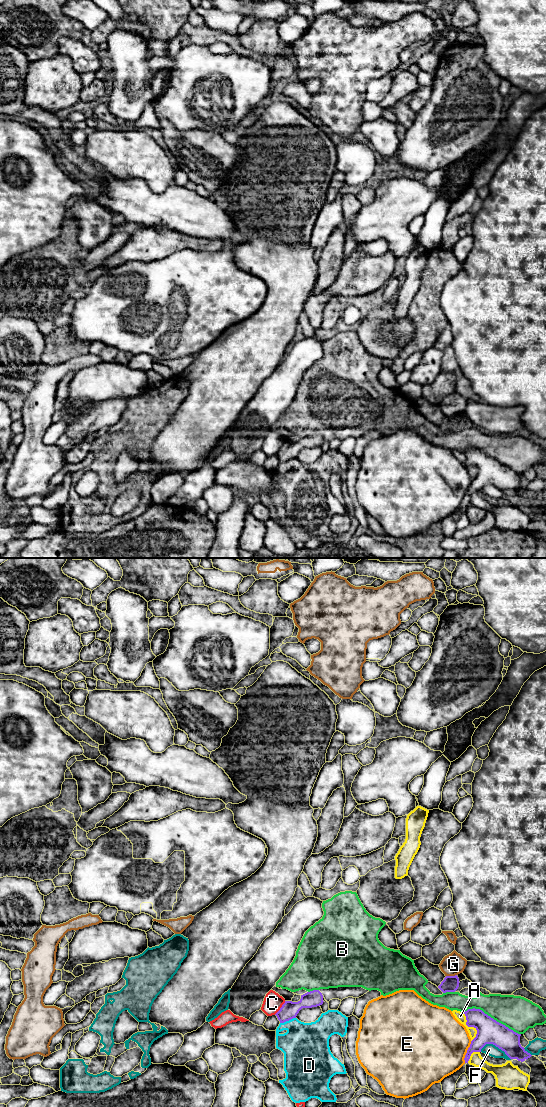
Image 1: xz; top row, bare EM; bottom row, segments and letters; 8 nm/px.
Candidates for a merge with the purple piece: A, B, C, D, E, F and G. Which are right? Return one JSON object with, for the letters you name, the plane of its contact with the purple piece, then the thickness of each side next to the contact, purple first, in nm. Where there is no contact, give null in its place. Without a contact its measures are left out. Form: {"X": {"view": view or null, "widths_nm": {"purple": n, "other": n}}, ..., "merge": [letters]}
{"merge": []}

